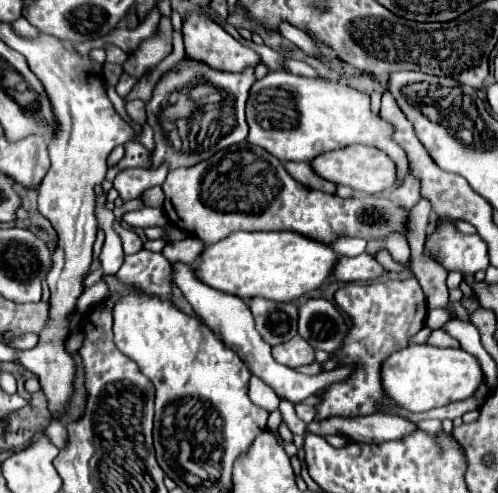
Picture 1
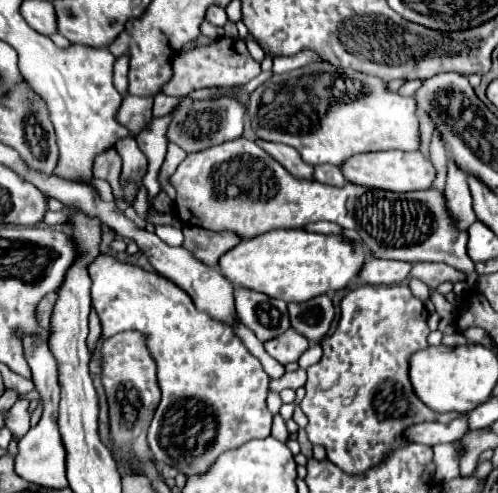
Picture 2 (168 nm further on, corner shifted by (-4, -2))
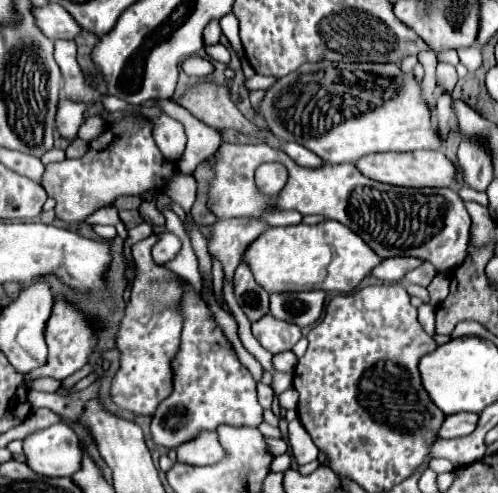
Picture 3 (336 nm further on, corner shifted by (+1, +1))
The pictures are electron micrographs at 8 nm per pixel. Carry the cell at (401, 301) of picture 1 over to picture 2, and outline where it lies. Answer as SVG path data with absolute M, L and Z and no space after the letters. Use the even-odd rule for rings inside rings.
M403 284L363 285L351 290L341 300L341 320L335 334L327 336L323 346L323 358L319 364L307 368L307 394L301 400L301 410L309 418L305 428L309 440L313 444L323 444L327 448L327 458L337 464L347 474L361 474L367 468L379 464L385 454L401 444L409 444L401 440L401 432L405 426L419 422L451 422L459 418L459 412L433 412L417 400L411 384L409 384L409 356L417 350L427 348L427 308L425 304L411 292L411 288Z

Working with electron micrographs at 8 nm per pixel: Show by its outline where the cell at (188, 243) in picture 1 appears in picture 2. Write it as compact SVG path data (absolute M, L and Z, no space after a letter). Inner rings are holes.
M183 228L185 242L183 248L189 250L199 262L215 266L219 256L239 244L239 236L229 236L229 232L205 232L203 228Z

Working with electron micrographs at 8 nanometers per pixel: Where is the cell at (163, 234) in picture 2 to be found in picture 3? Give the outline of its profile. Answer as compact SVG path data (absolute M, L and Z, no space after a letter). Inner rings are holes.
M162 233L160 241L152 249L152 257L154 257L154 261L158 265L164 265L164 263L168 263L168 261L172 261L176 257L180 247L182 247L182 243L174 233Z

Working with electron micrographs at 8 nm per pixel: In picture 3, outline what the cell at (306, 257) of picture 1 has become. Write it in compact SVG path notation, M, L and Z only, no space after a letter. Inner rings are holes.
M322 221L318 225L292 225L270 227L252 243L244 255L244 261L252 265L256 281L268 293L282 291L334 291L350 293L356 289L376 265L382 263L362 237L338 221Z

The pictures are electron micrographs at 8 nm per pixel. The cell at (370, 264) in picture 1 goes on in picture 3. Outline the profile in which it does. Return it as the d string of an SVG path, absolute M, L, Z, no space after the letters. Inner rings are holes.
M390 257L390 259L384 259L374 271L372 275L380 281L386 281L386 283L396 283L400 281L408 271L416 269L418 265L422 265L424 261L418 259L418 257Z

